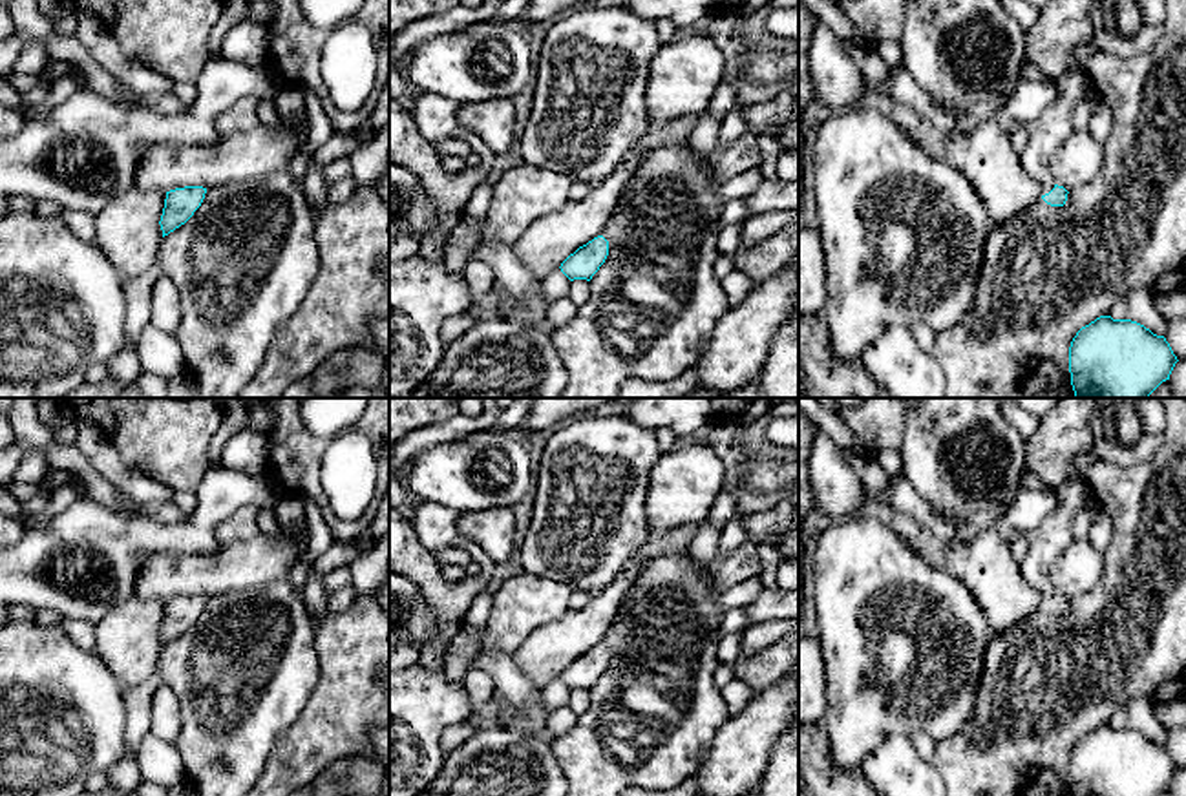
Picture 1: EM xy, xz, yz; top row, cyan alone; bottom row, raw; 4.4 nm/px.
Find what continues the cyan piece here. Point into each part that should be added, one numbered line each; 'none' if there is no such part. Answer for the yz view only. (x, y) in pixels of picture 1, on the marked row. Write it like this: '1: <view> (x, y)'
1: yz (1051, 128)

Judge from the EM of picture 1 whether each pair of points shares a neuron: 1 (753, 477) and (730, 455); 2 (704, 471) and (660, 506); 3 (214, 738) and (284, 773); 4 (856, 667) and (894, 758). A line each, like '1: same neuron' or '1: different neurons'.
1: different neurons
2: same neuron
3: different neurons
4: different neurons

